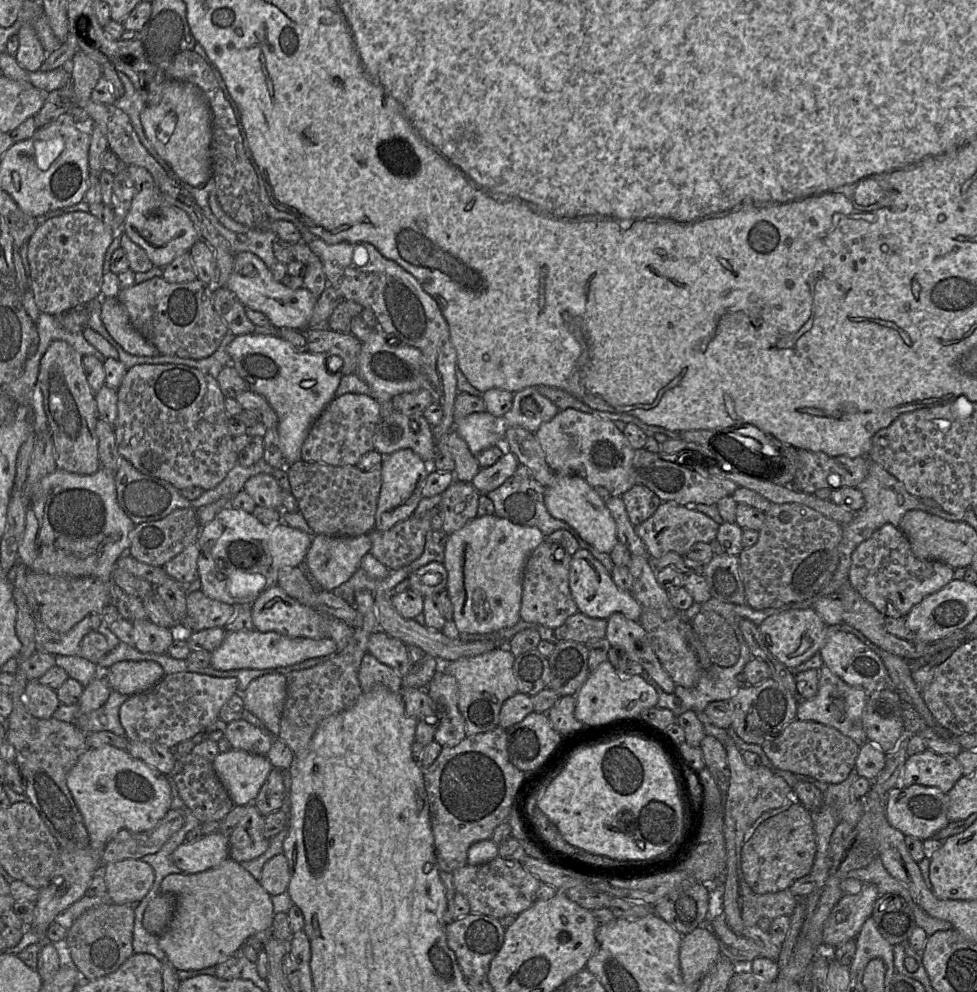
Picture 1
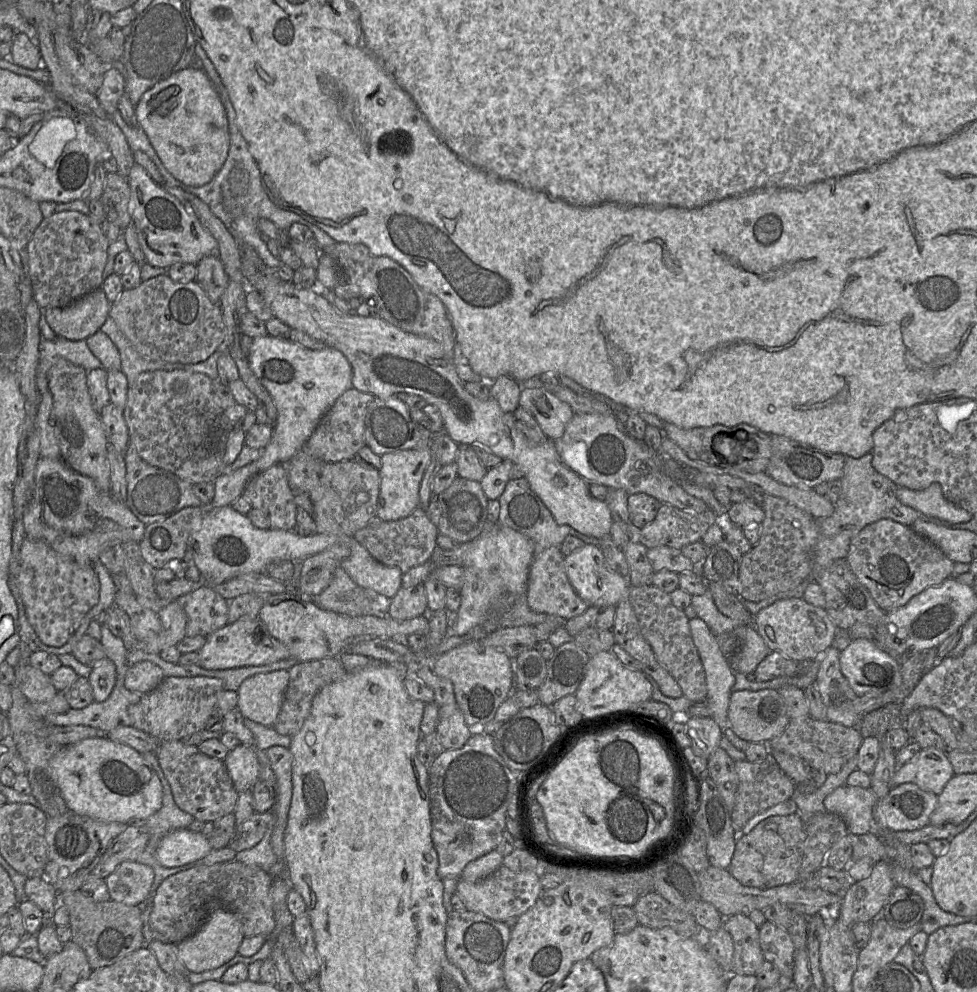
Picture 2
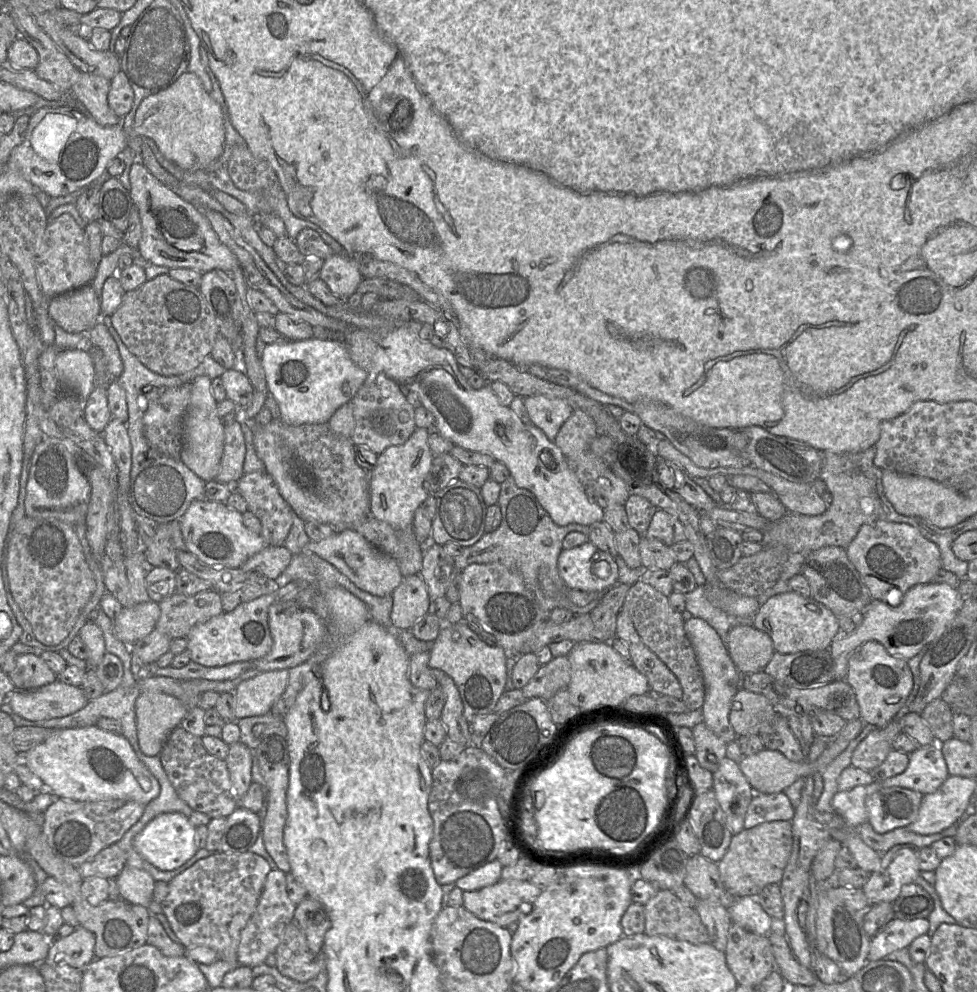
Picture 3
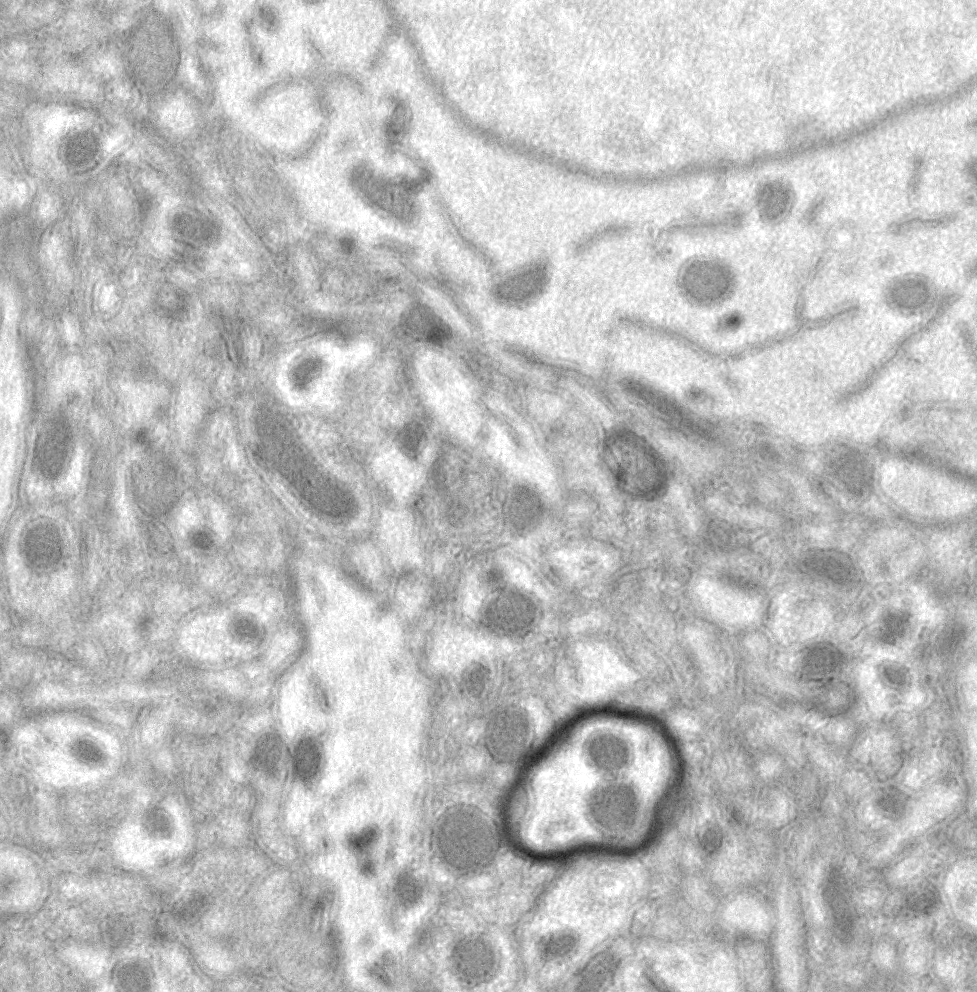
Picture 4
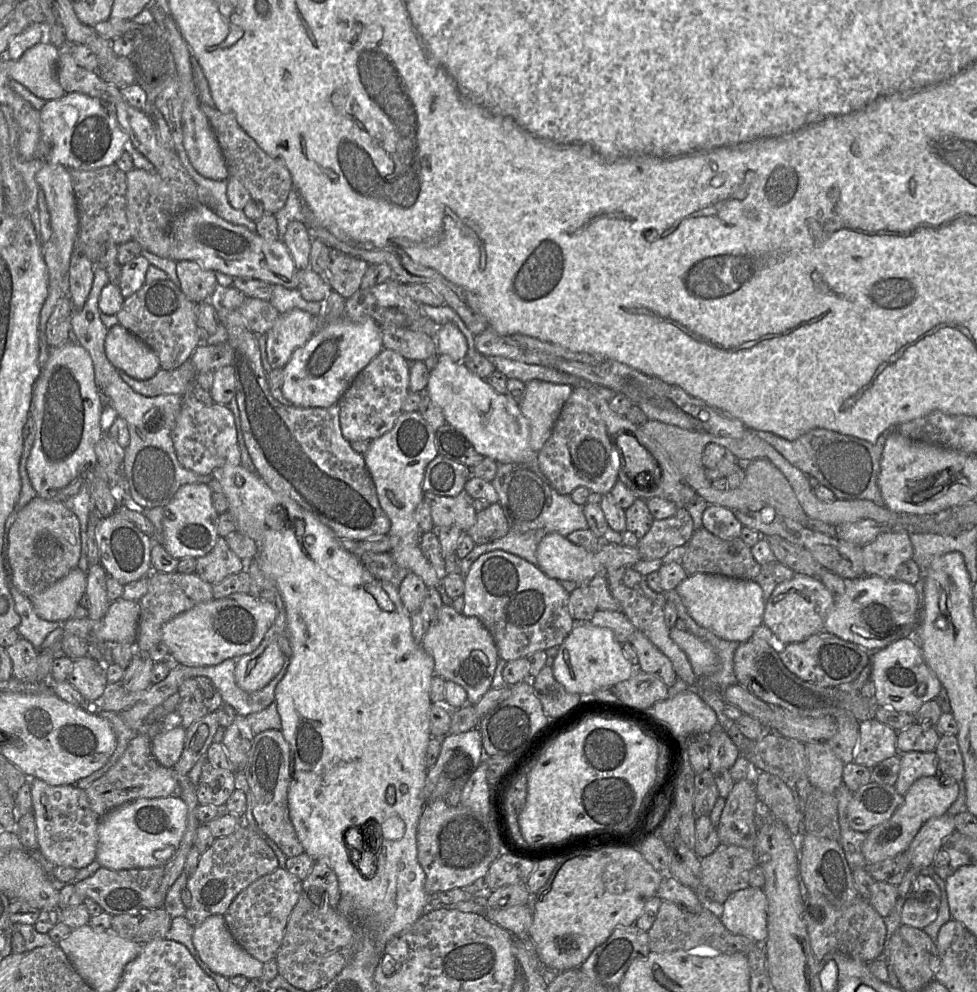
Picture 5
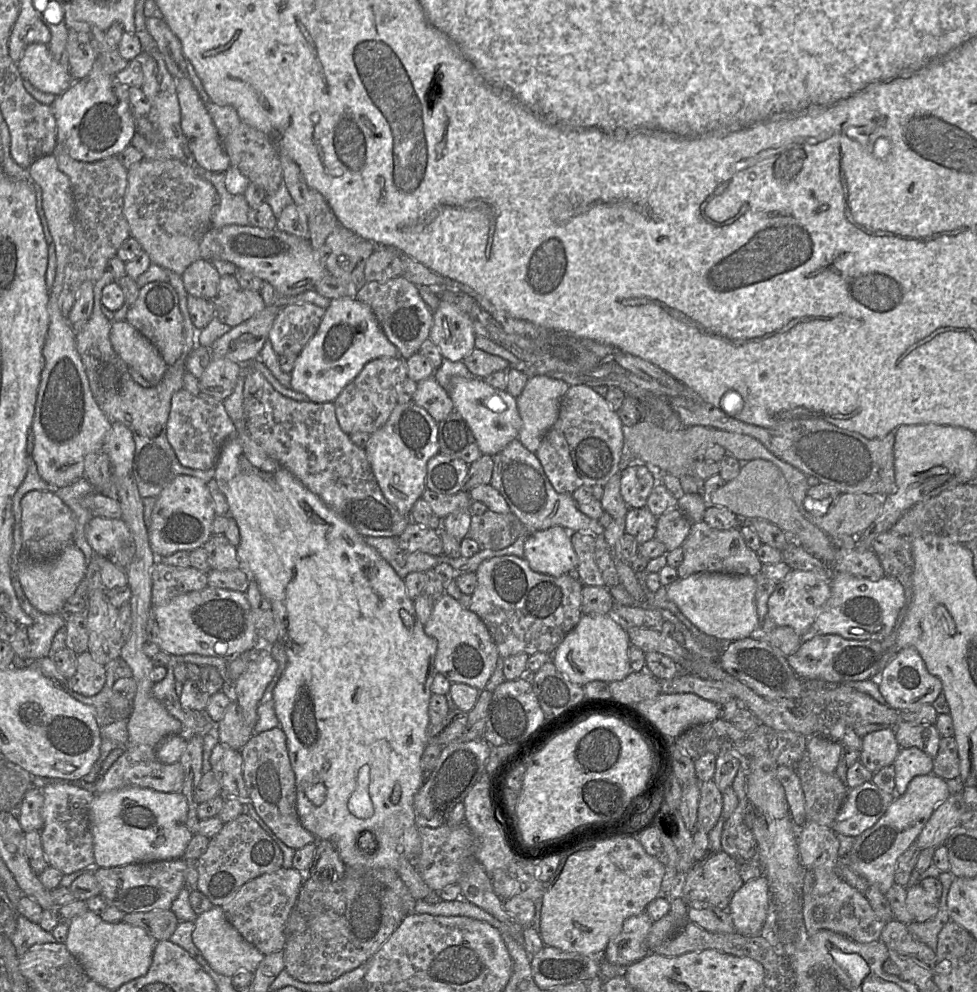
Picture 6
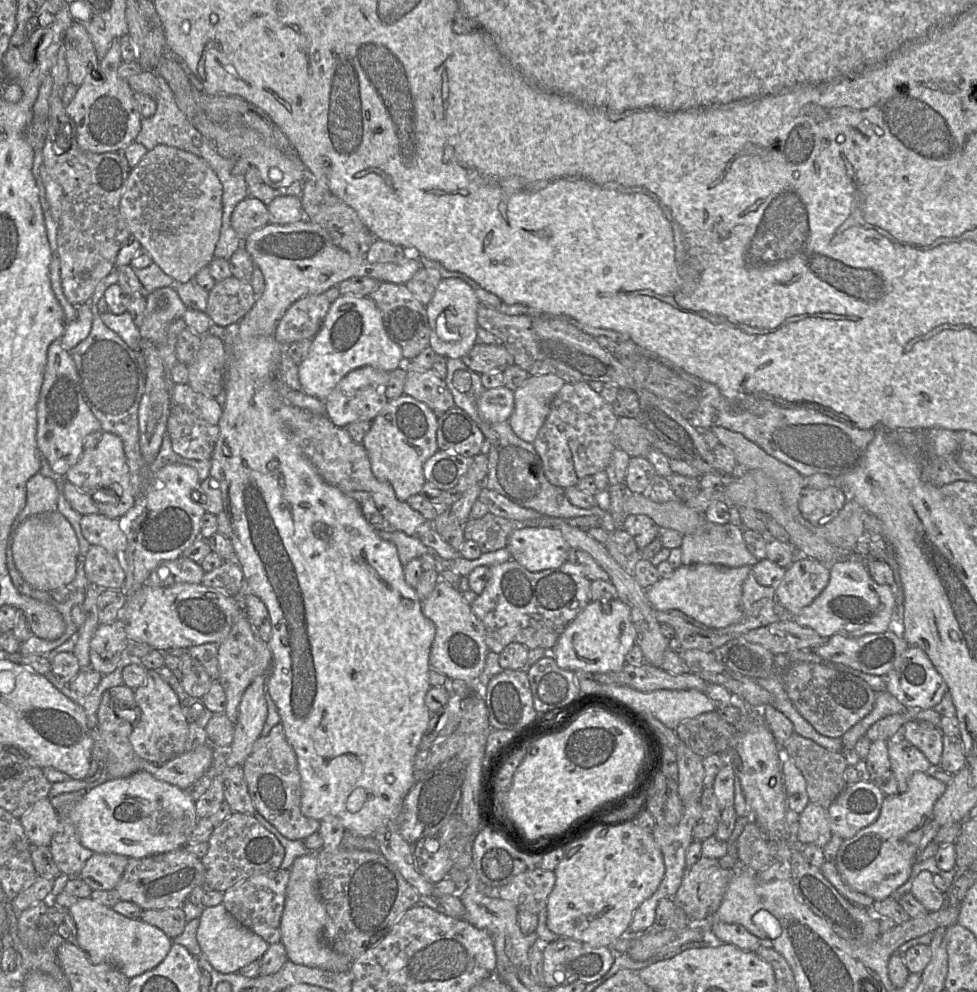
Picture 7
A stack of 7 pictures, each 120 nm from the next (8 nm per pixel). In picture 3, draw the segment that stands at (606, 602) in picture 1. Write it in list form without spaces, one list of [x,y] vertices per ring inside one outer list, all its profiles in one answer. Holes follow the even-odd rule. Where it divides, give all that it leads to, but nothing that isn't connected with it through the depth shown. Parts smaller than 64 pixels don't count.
[[[590,541],[562,549],[558,557],[558,571],[566,586],[573,590],[599,593],[619,583],[616,560]]]

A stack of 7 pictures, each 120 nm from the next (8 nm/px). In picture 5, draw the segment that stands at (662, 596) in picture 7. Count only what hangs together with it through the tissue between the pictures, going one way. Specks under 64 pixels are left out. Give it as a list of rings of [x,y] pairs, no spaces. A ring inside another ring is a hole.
[[[697,573],[688,576],[675,590],[693,620],[721,639],[746,642],[755,629],[763,624],[766,602],[763,600],[763,591],[755,580]]]

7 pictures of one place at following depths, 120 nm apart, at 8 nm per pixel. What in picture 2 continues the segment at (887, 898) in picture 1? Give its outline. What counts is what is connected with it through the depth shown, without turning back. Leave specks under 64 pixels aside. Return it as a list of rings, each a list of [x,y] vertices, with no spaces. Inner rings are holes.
[[[896,886],[890,894],[880,917],[898,929],[908,929],[922,918],[924,904],[921,897],[910,889]]]

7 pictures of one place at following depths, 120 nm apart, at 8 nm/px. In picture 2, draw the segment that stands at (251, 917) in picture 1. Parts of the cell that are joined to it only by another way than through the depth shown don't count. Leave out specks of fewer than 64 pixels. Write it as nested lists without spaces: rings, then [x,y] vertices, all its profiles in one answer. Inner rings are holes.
[[[218,910],[194,935],[174,944],[177,944],[179,958],[188,971],[204,972],[230,961],[237,954],[243,938],[242,923],[239,918],[232,912]]]

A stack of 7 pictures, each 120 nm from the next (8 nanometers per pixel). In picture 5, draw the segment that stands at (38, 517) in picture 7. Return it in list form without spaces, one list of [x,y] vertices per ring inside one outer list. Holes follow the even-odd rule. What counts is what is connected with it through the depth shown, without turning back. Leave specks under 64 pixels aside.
[[[78,567],[44,591],[30,598],[37,615],[47,621],[65,622],[86,592],[87,574]]]

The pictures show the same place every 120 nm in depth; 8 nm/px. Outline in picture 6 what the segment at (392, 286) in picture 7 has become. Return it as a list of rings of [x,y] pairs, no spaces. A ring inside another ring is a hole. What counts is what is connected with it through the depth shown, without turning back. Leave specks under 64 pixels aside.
[[[405,277],[368,282],[357,291],[355,299],[371,307],[385,335],[399,350],[400,357],[407,360],[418,353],[423,342],[429,338],[433,312],[420,296],[419,287]]]

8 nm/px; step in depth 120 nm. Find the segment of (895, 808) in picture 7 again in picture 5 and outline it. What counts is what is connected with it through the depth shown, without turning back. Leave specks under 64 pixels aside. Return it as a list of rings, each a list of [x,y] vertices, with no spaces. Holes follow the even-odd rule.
[[[939,775],[917,779],[904,795],[903,803],[892,816],[867,832],[862,844],[862,854],[867,864],[874,864],[905,852],[923,824],[930,818],[947,813],[958,793],[959,784],[942,785],[939,781]]]

